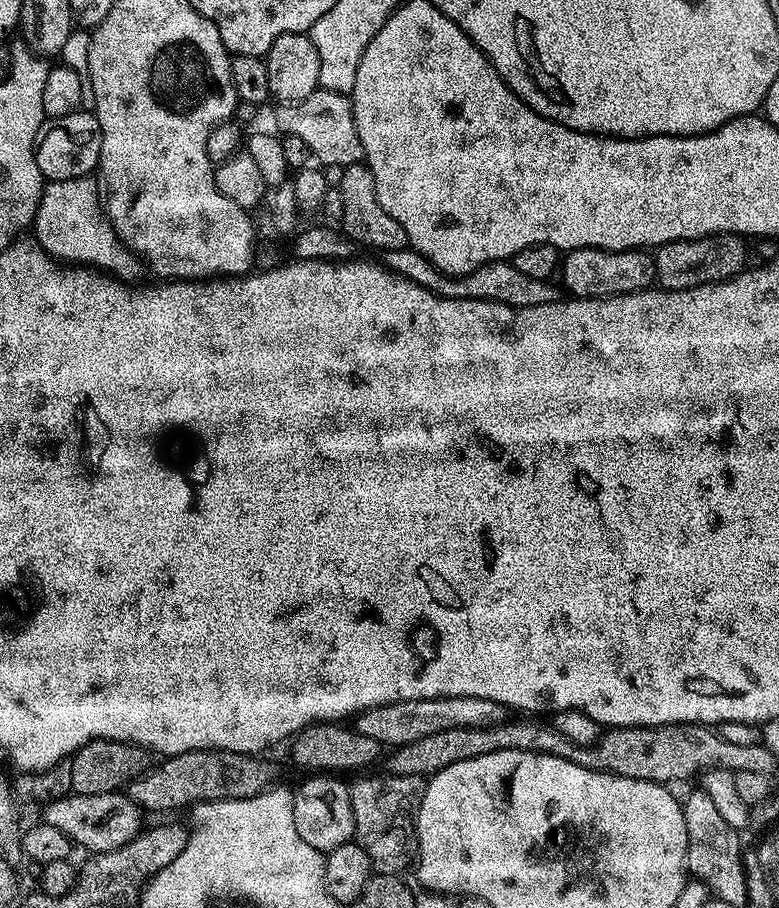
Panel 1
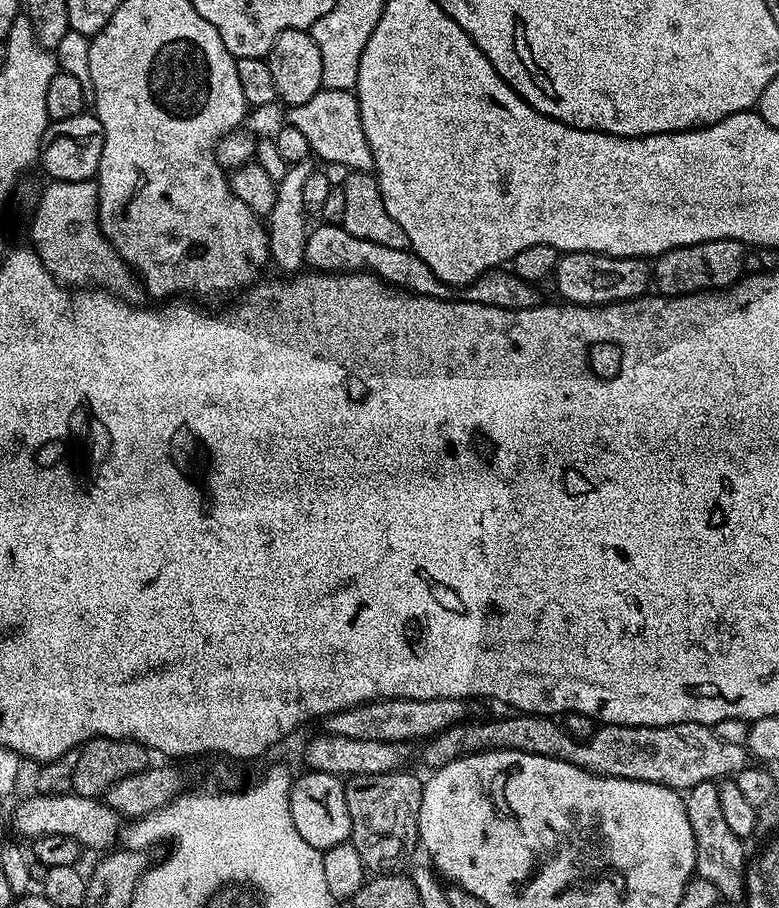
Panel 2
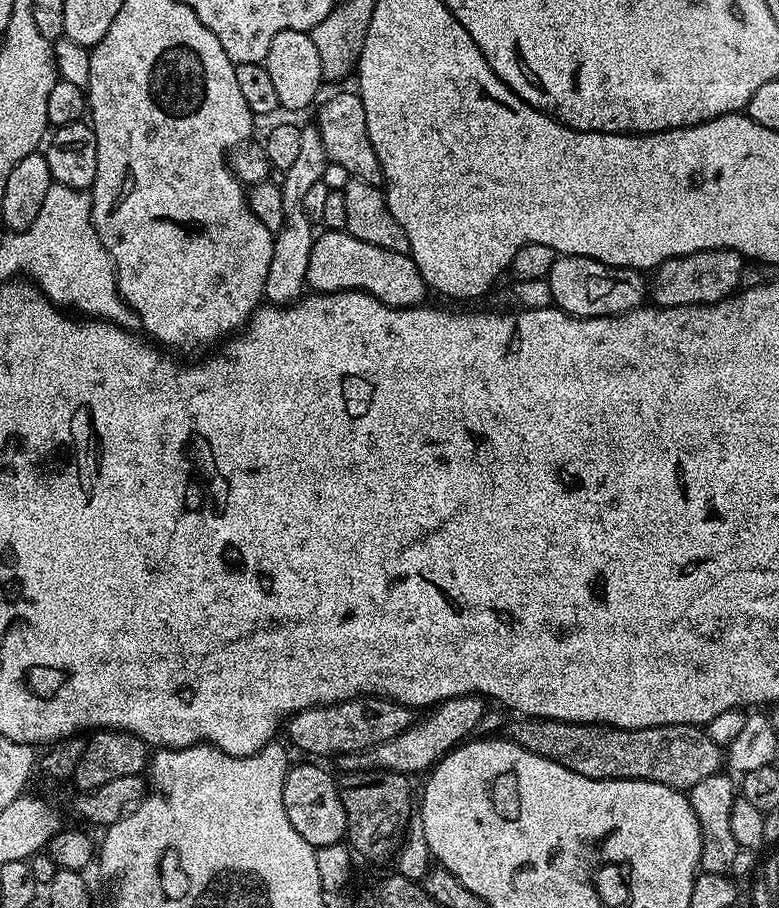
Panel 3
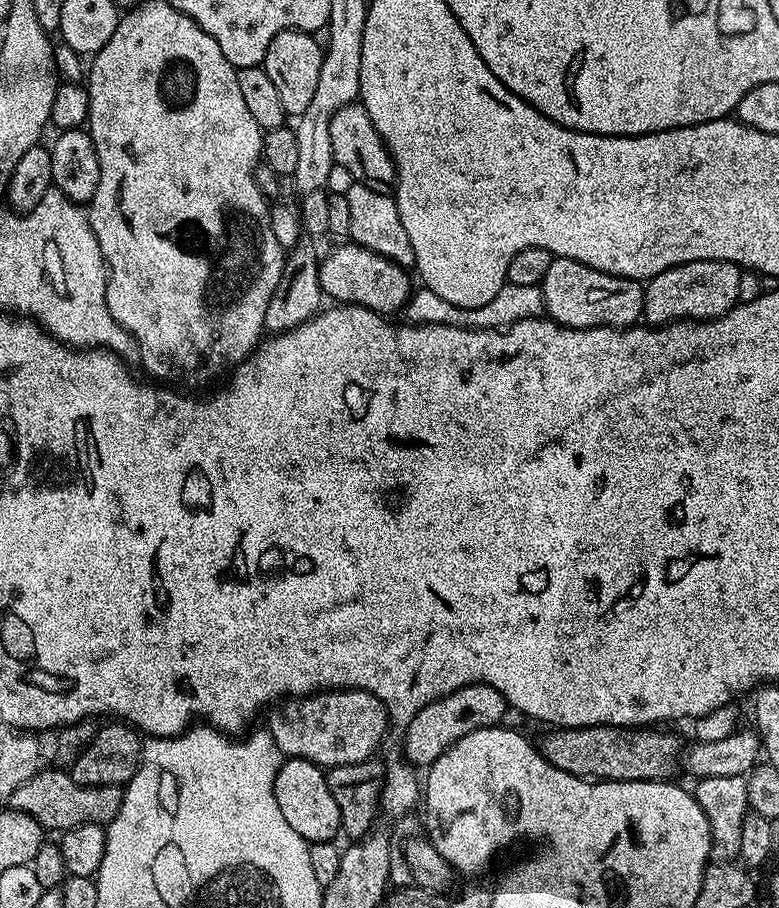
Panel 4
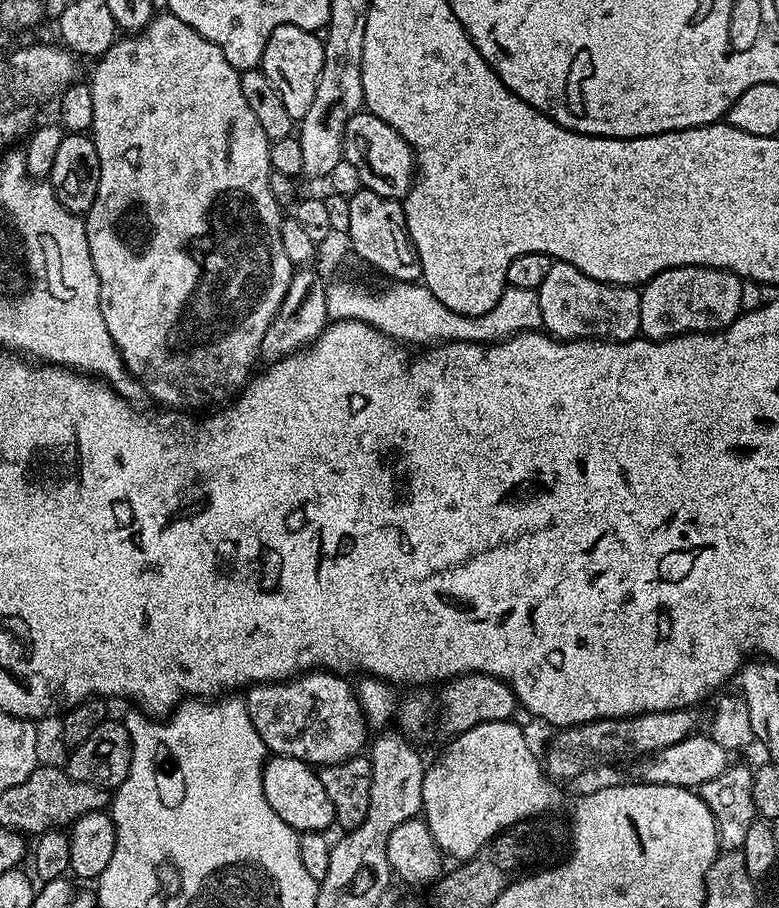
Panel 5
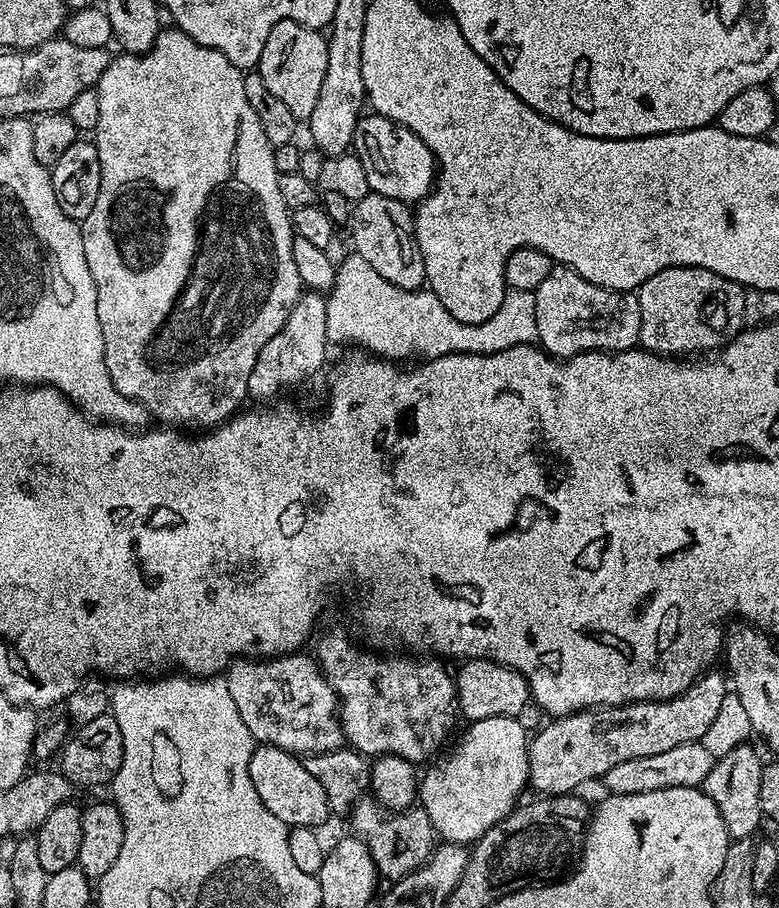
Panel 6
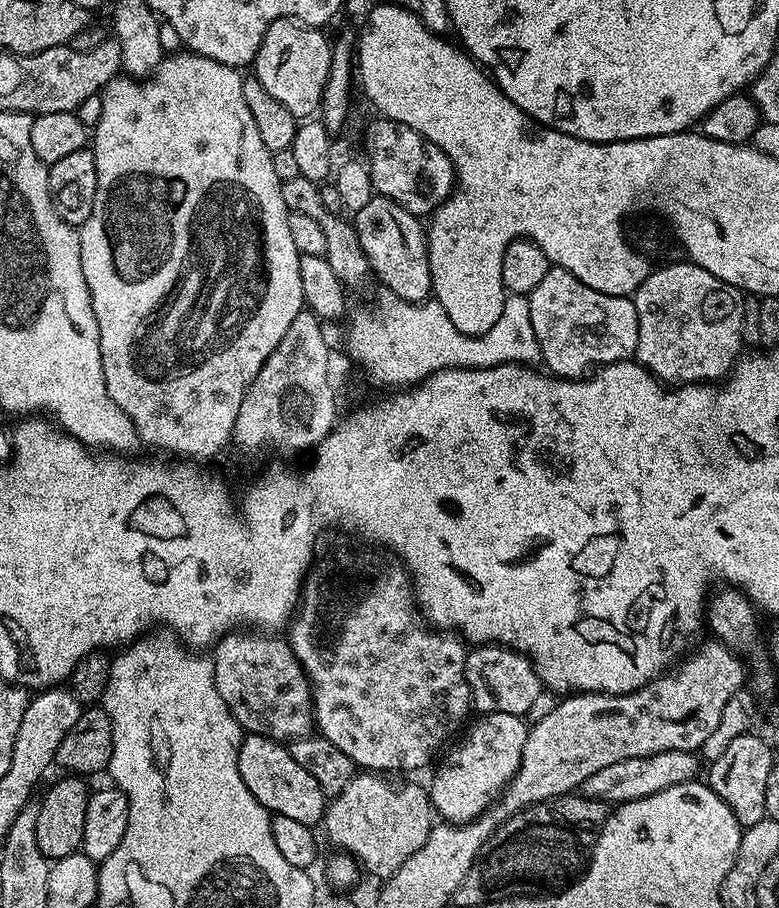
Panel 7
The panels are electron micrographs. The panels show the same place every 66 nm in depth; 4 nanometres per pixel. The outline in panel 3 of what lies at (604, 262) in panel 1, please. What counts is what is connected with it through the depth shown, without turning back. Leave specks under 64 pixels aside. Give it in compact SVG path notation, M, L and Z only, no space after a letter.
M557 255L554 266L550 266L550 293L553 294L552 303L570 316L623 316L630 310L641 307L650 292L650 284L644 281L645 273L638 268L615 268L606 266L594 258L585 256Z

